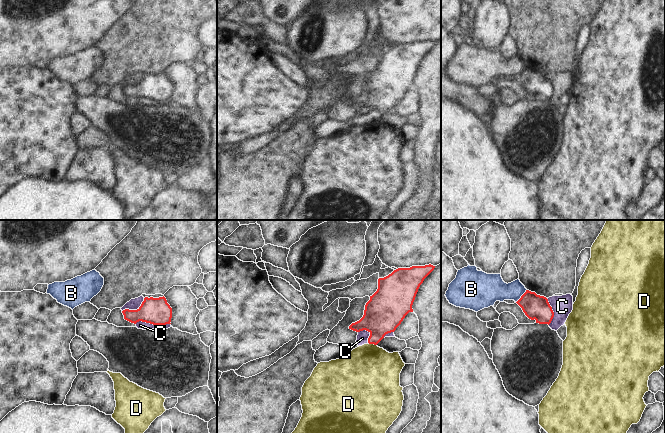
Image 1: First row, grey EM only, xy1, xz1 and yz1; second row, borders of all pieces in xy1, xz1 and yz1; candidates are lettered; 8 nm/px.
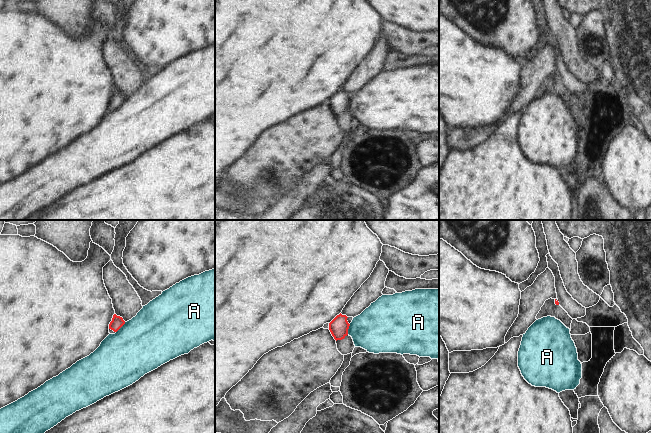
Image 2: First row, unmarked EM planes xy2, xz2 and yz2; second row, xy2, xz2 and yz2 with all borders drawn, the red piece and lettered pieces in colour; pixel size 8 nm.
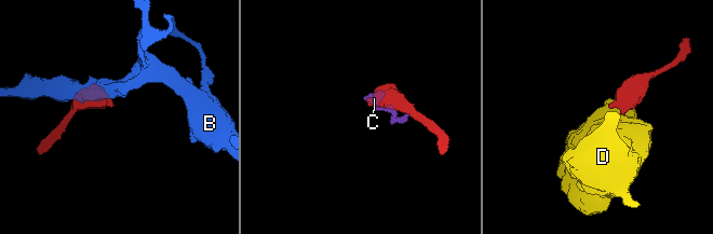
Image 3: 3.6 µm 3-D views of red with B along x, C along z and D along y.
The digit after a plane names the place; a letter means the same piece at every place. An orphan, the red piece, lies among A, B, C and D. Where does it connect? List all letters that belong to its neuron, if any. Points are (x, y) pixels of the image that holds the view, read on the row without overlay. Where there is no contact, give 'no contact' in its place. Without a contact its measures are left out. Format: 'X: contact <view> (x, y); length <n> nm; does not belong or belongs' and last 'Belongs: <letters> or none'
A: contact xz2 (348, 104); length 90 nm; does not belong
B: contact yz1 (521, 72); length 140 nm; does not belong
C: contact xy1 (153, 100); length 280 nm; does not belong
D: contact xz1 (372, 119); length 80 nm; does not belong
Belongs: none

